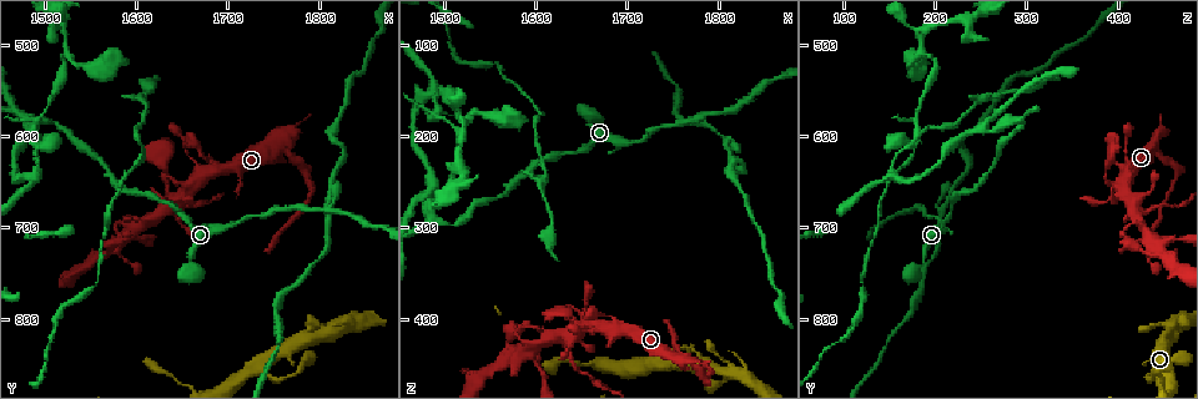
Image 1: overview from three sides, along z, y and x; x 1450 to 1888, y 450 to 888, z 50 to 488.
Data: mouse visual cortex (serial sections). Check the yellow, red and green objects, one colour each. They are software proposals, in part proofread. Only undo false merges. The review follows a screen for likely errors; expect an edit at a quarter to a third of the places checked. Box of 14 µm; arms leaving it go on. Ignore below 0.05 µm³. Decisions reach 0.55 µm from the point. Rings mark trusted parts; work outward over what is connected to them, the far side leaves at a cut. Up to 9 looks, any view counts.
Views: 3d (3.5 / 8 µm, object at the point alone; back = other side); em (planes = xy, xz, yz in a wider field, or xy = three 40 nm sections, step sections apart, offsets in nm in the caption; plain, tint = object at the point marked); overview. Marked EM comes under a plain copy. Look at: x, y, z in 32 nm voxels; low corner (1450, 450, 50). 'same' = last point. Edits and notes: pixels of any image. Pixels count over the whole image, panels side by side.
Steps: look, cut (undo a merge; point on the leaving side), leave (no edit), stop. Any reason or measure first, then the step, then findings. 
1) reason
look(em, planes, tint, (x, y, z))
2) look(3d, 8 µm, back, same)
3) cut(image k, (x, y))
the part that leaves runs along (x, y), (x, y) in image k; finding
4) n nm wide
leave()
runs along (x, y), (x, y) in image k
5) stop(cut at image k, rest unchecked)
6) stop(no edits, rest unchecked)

a narrow waist
look(3d, 3.5 µm, (1765, 615, 440))

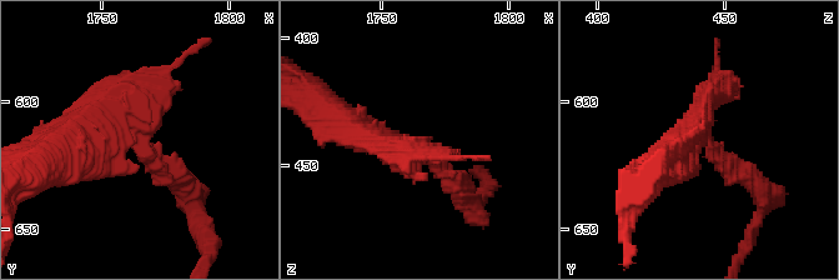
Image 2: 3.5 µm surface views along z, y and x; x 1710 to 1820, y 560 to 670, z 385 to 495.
arms of 200, 350 nm
cut(image 2, (445, 183))
the part that leaves runs along (134, 138), (195, 214) in image 2; a second cell is stuck on

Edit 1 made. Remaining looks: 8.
look(overview)

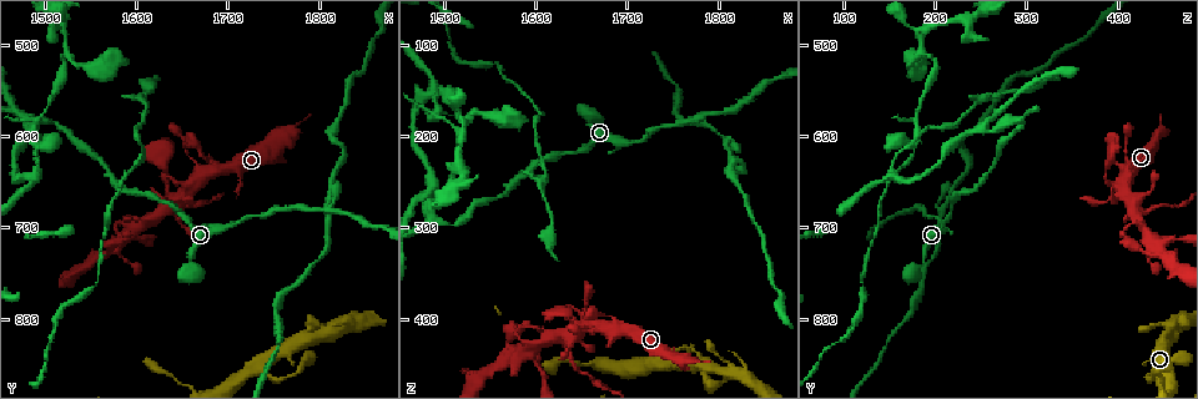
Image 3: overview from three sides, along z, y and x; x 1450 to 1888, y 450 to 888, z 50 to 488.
look(3d, 3.5 µm, (1685, 640, 410))

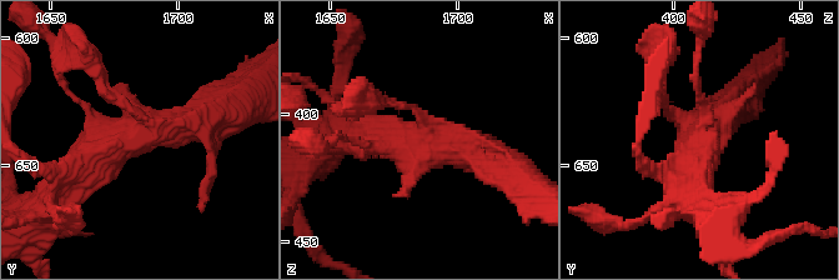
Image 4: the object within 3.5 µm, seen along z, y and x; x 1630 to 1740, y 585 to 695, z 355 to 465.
look(em, xy, step 2, tint, (1689, 636, 411))

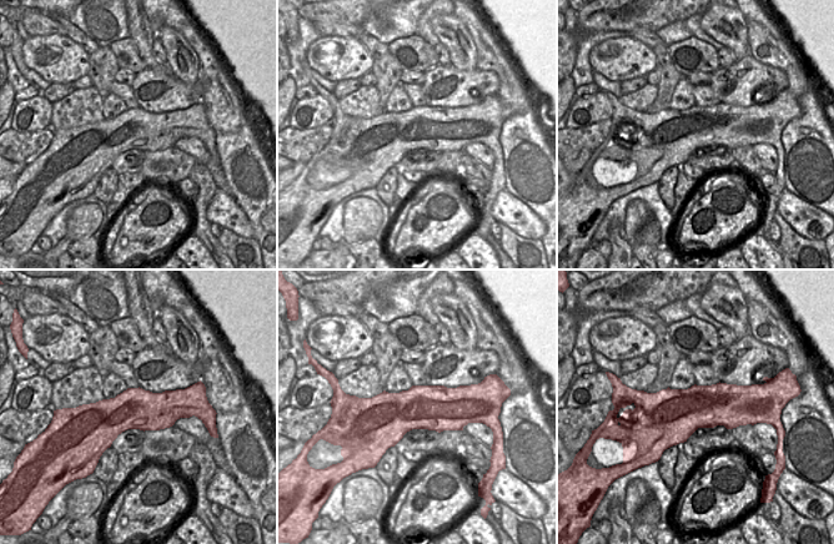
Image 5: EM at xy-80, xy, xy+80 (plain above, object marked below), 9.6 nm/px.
leave()
runs along (224, 111), (135, 131), (78, 170) in image 4; all the same cell

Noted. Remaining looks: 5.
a fork
look(3d, 8 µm, back, (1640, 675, 415))

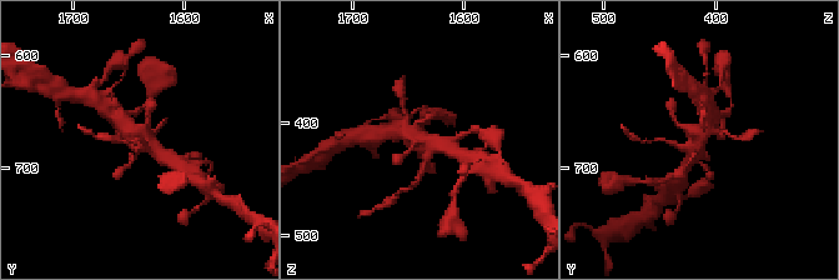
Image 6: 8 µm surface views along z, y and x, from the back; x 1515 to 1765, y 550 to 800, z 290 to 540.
look(3d, 3.5 µm, (1634, 672, 414))

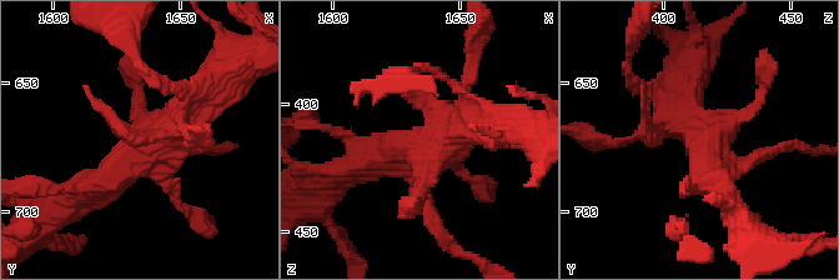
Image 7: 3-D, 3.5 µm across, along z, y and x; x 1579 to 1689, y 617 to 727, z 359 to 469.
look(em, planes, tint, (1636, 675, 414))

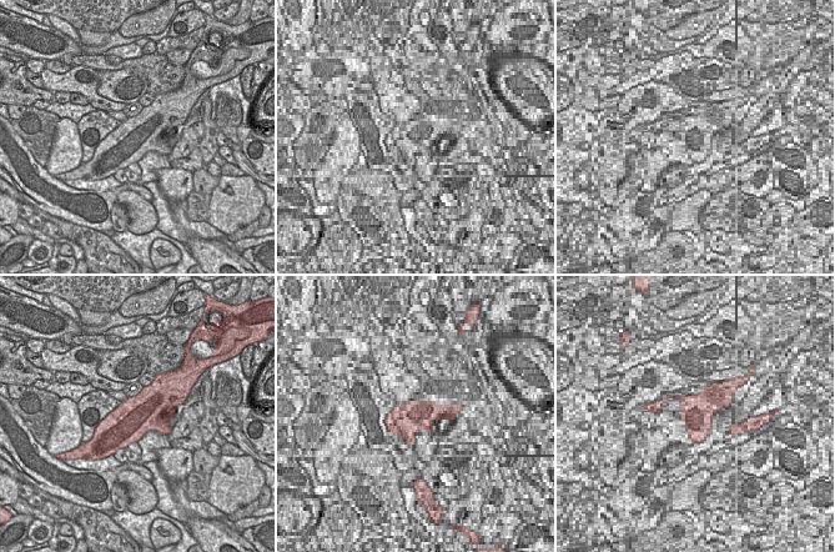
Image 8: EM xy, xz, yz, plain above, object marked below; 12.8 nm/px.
leave()
runs along (204, 91), (174, 130), (81, 191) in image 7; continuous, no second cell

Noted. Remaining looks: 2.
thin neck
look(3d, 8 µm, (1580, 720, 440))

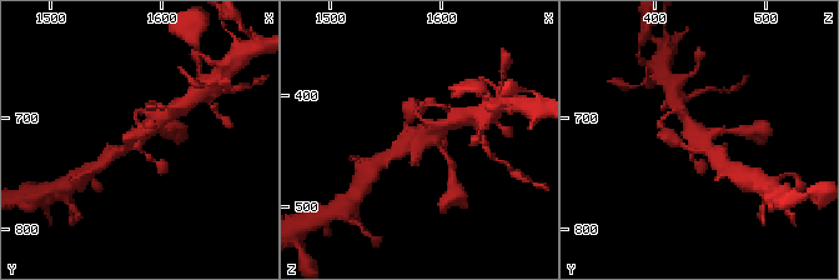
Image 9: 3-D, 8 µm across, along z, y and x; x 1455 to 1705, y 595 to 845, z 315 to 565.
shape alone is not enough
look(em, xy, step 2, tint, (1580, 718, 438))

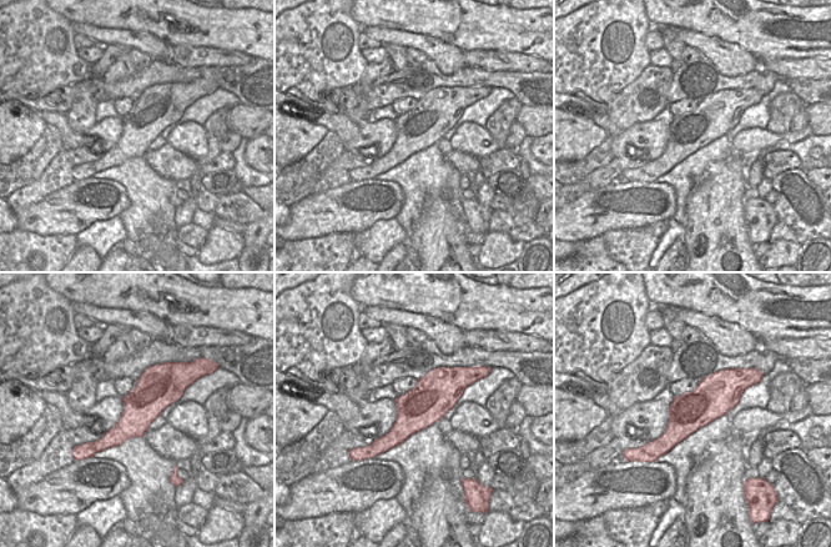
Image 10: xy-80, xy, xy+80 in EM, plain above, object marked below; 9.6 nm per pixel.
leave()
runs along (167, 114), (122, 153), (112, 154) in image 9; all the same cell

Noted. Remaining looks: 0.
stop(cut at image 2, rest unchecked)

